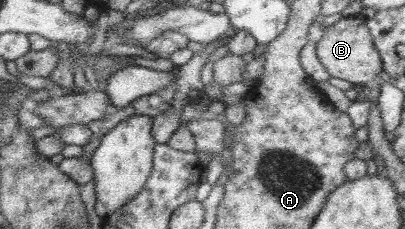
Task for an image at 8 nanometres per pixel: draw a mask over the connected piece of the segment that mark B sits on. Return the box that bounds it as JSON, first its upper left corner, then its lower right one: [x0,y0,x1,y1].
[316,17,383,85]

